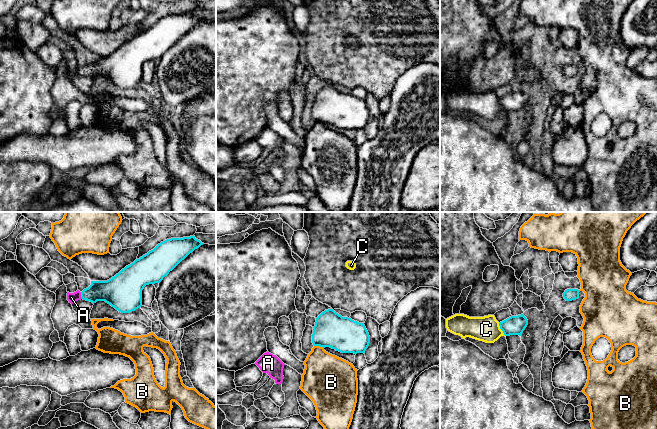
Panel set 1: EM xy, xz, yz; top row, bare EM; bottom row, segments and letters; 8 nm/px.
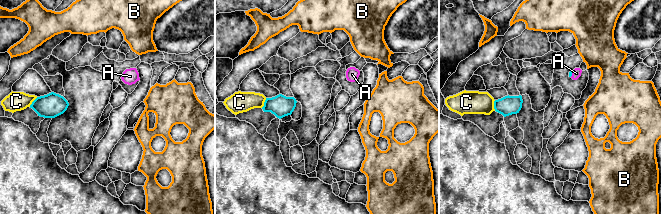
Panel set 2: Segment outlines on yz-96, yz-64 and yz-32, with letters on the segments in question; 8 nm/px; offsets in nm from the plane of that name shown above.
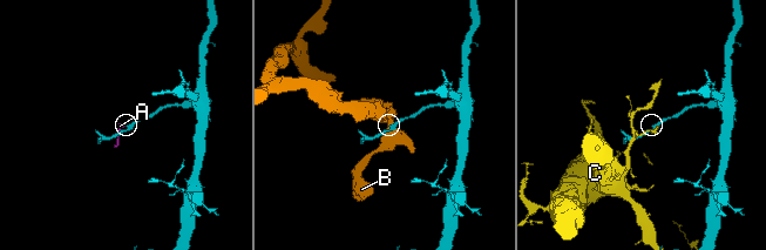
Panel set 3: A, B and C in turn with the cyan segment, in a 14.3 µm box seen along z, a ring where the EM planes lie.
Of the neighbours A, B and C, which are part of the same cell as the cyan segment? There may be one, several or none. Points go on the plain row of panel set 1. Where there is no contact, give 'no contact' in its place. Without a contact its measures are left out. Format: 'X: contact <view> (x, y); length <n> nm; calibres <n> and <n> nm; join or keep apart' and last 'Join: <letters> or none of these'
A: contact xy (81, 71); length 60 nm; calibres 190 and 80 nm; join
B: contact xz (319, 121); length 80 nm; calibres 280 and 360 nm; keep apart
C: contact yz (501, 105); length 130 nm; calibres 160 and 200 nm; keep apart
Join: A

